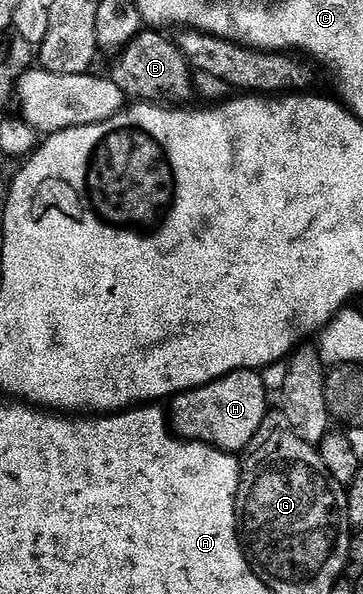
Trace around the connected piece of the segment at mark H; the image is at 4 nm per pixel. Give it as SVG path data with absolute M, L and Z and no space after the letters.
M240 369L171 398L173 430L185 441L200 441L224 453L243 454L243 449L259 435L268 417L268 389L260 377L263 376L255 369Z

